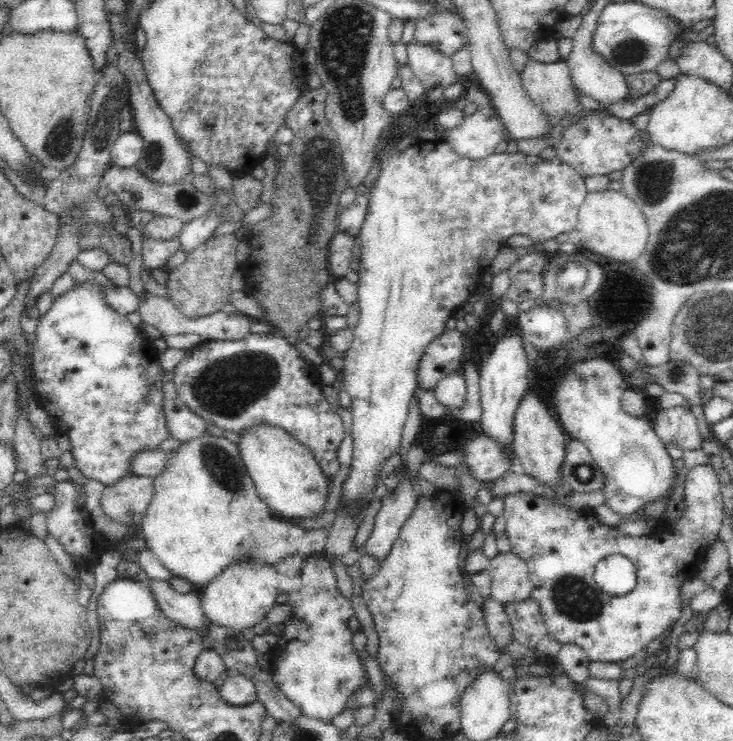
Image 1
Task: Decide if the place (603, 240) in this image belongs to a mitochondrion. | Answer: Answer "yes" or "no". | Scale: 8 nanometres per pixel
no

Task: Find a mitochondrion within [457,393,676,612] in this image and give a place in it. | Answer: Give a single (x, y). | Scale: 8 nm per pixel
(582, 472)

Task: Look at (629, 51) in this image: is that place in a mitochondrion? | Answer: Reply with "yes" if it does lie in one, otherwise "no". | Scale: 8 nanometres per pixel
yes

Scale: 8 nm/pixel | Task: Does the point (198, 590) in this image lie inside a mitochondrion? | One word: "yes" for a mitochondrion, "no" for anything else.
no

